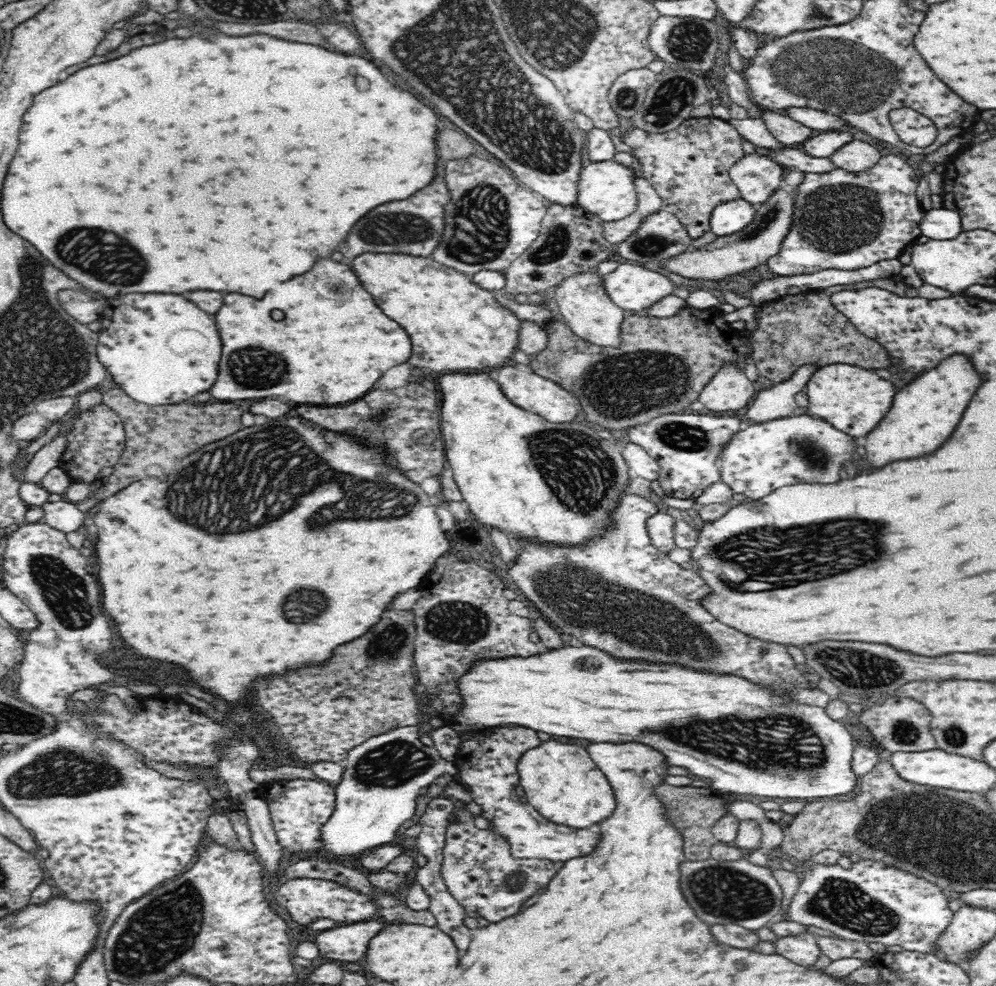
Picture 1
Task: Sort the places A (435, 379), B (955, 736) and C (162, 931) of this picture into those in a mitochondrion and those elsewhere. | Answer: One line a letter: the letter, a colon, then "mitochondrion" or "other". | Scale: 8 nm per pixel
A: other
B: mitochondrion
C: mitochondrion

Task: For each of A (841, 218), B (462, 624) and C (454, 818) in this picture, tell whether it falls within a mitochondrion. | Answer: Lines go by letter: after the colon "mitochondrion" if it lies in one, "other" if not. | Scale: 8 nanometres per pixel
A: mitochondrion
B: mitochondrion
C: other

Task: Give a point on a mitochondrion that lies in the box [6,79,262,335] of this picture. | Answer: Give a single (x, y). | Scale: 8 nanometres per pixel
(101, 253)

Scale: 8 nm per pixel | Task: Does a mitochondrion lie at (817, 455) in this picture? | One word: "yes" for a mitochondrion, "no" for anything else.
yes

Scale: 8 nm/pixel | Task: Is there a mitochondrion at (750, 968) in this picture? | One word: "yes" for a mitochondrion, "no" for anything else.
no

